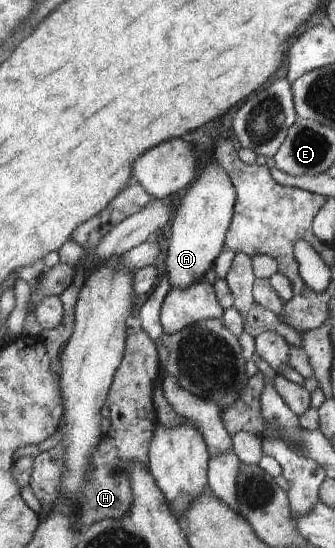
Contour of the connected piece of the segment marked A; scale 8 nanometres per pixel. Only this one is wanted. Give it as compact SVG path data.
M213 160L208 162L208 166L203 168L194 185L186 192L184 198L180 200L180 206L175 210L176 215L172 218L167 233L167 243L163 257L163 272L168 279L172 289L185 291L196 281L200 281L214 264L218 254L225 250L225 236L233 217L235 205L235 186L229 181L229 176L220 168L220 165Z

